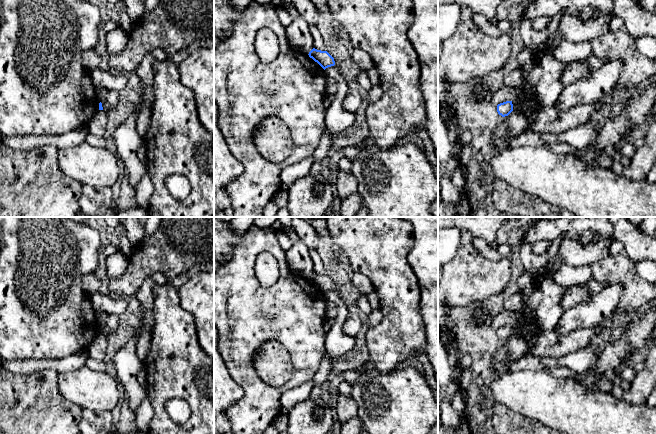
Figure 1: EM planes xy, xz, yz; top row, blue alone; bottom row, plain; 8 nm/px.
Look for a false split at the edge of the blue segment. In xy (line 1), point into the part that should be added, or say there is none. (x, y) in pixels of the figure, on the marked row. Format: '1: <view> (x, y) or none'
1: none

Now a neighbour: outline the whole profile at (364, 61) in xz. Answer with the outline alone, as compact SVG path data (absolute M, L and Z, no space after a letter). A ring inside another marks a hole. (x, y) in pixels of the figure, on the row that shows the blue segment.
M354 49L353 59L358 64L358 66L364 71L368 71L369 69L374 68L373 61L369 54L367 54L361 49Z

